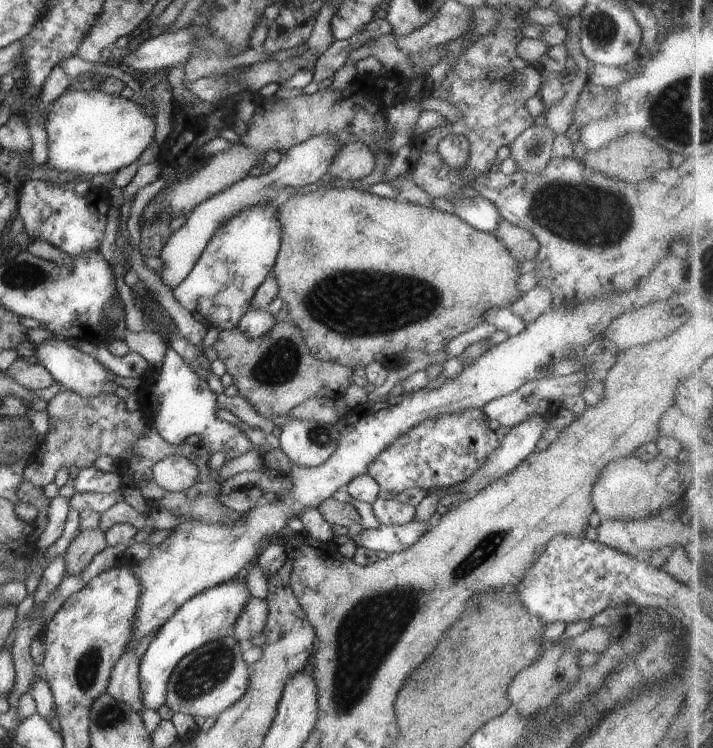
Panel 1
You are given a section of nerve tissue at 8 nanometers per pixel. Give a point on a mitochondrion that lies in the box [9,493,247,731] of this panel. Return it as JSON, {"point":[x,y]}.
{"point":[197,677]}

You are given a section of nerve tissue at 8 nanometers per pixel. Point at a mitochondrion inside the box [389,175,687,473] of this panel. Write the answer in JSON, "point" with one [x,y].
{"point":[579,214]}

